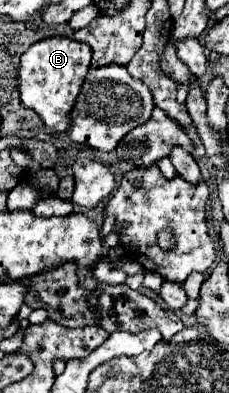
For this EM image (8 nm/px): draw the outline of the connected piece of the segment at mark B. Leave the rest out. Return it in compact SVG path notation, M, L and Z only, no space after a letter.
M52 36L34 42L22 56L18 68L20 100L26 108L32 108L52 132L66 132L70 126L70 110L80 94L84 76L90 68L92 48L84 42L76 42L66 36Z

